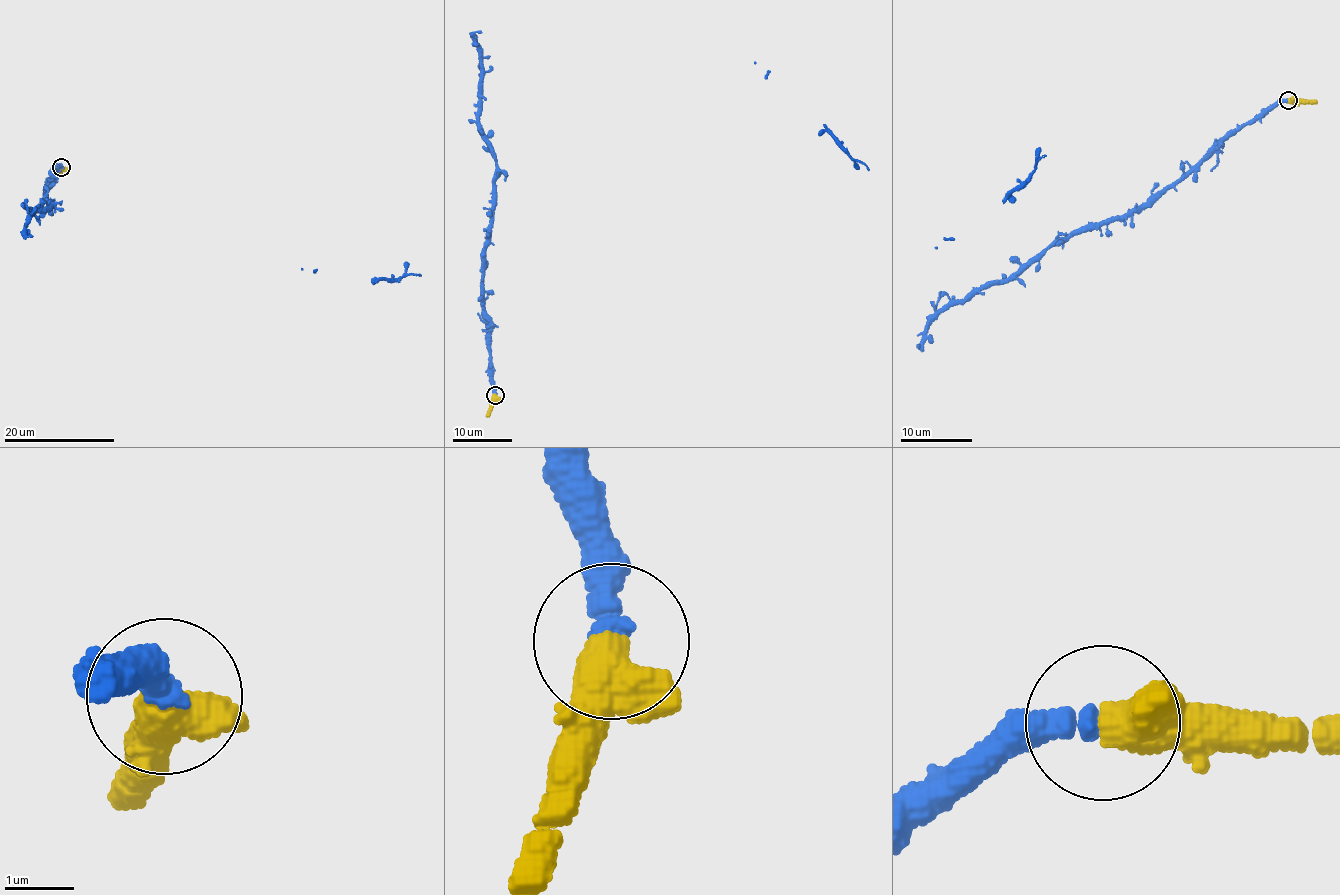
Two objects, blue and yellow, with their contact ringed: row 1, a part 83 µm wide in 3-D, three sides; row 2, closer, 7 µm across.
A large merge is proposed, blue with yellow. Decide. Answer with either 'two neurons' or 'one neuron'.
one neuron

